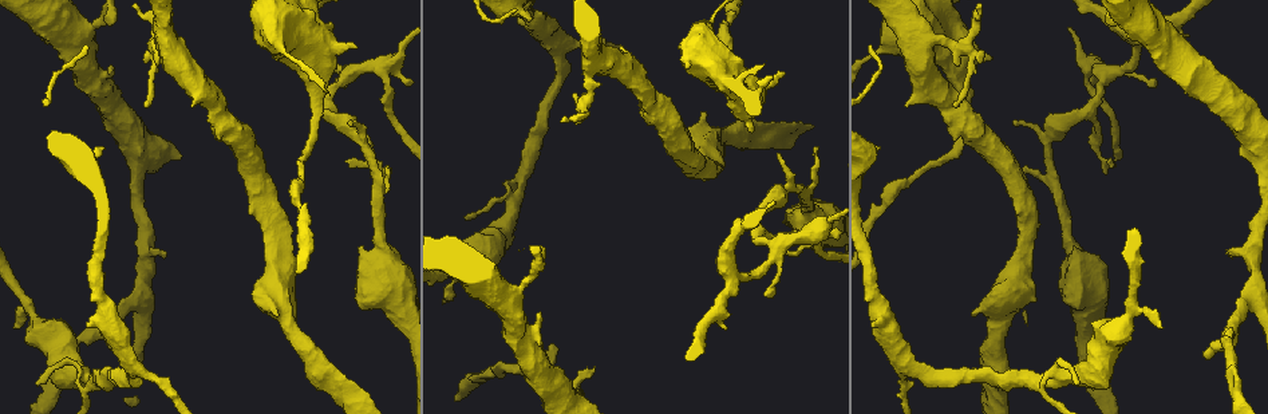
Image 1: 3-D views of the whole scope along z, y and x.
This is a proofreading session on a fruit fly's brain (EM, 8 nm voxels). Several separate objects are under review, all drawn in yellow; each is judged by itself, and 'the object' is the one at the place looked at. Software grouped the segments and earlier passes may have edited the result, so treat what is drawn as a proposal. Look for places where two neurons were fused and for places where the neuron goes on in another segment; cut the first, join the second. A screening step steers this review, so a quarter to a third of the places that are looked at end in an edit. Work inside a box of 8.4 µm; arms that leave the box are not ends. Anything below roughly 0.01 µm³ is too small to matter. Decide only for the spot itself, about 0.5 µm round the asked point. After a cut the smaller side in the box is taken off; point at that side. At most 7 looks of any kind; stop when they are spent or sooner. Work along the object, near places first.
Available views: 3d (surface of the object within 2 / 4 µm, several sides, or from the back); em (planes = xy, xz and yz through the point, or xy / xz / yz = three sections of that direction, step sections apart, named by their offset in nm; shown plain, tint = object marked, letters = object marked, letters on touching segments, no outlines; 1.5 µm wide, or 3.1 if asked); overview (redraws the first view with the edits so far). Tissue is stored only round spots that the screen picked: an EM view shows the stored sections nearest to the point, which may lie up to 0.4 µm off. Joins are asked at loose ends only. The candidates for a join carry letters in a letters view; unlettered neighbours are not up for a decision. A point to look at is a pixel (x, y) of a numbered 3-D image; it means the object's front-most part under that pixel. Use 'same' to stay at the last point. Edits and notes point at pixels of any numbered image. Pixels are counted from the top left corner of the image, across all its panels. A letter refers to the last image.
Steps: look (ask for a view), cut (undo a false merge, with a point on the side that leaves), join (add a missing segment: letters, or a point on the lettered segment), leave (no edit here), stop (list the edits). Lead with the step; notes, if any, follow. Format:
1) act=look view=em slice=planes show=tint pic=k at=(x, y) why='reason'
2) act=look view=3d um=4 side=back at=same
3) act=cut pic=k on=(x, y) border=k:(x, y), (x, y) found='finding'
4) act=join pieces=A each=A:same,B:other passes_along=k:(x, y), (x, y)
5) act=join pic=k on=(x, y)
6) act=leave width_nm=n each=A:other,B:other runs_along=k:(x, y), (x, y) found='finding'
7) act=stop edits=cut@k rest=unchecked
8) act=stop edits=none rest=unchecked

act=look view=3d um=4 pic=1 at=(113, 22) why='free end'

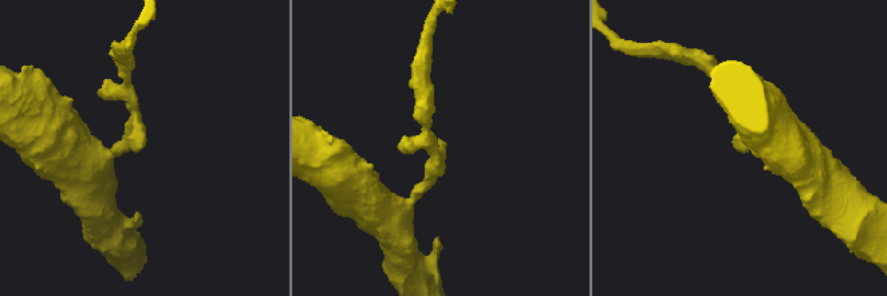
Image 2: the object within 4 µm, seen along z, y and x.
act=look view=em slice=yz step=8 show=letters pic=2 at=(737, 149)

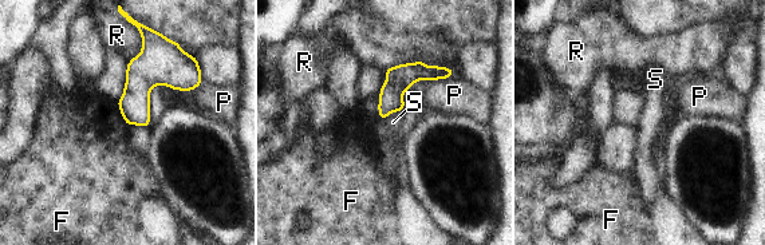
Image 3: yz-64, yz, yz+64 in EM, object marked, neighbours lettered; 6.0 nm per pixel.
act=look view=em slice=planes show=letters at=same

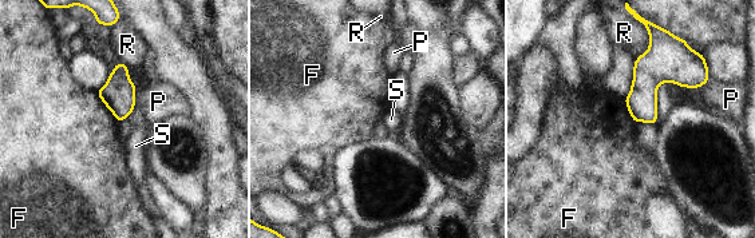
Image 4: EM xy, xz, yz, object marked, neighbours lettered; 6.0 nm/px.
act=leave each=F:other,P:other,R:other,S:other border=4:(94, 92), (118, 123) found='none of them fits'

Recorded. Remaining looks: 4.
act=look view=3d um=2 pic=1 at=(1203, 357) why='free end'

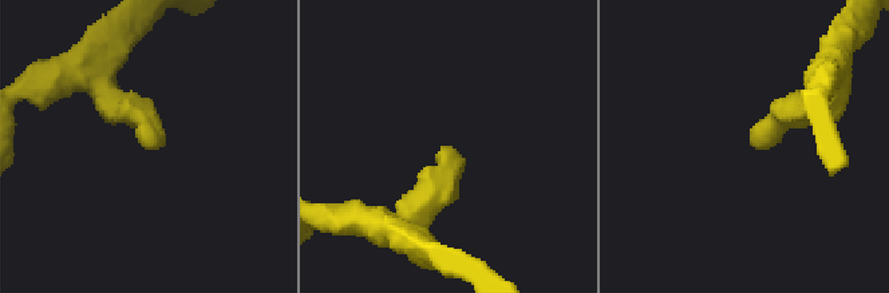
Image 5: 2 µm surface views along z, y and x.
act=look view=em slice=planes show=tint pic=5 at=(155, 142) why='shape alone is not enough'

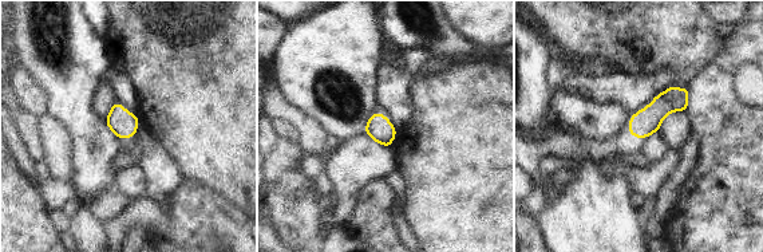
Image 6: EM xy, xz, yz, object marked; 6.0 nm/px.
act=look view=em slice=planes show=letters at=same why='see the neighbours'

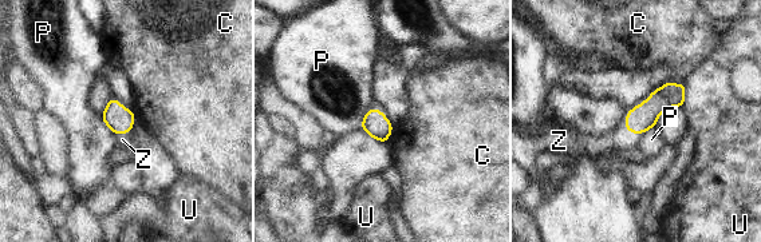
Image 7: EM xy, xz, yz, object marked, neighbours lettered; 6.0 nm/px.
act=join pieces=Z longest_contact=P:150nm each=C:other,P:other,U:other,Z:same passes_along=7:(639, 119), (634, 133), (626, 142) found='the neuron continues'

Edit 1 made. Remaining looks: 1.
act=look view=em slice=planes show=letters pic=1 at=(1087, 106) why='arms part here'

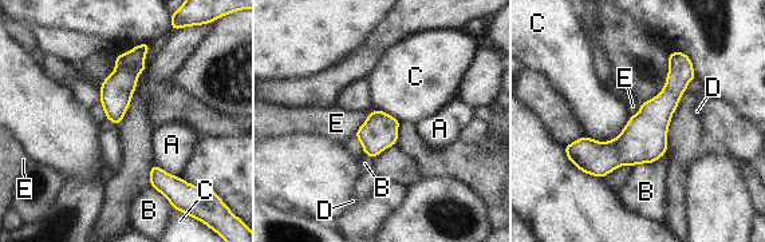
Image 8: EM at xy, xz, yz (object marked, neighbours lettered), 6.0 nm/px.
act=leave each=A:other,B:other,C:other,D:other,E:other runs_along=8:(682, 56), (616, 153), (572, 158) found='all the same neuron'

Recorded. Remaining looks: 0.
act=stop edits=join@7 rest=unchecked

